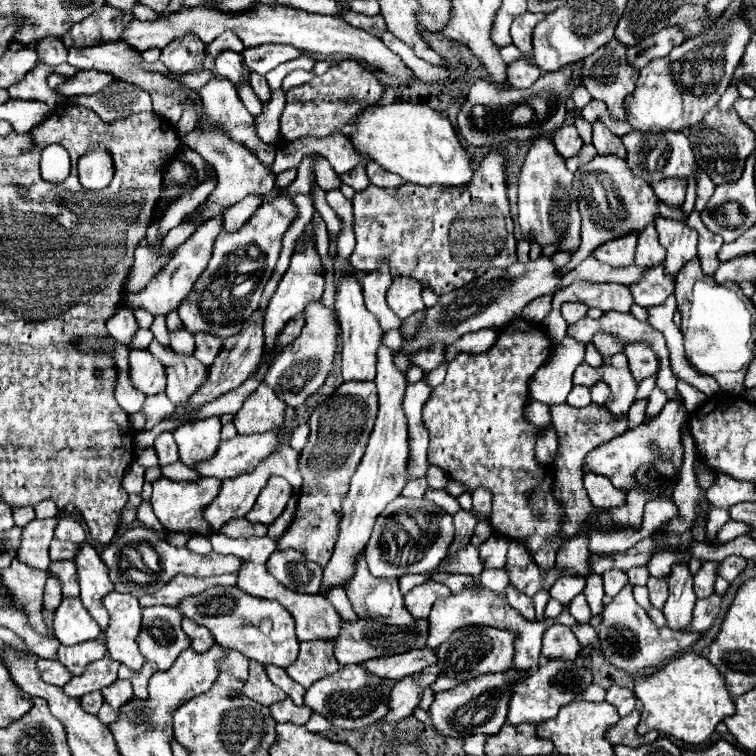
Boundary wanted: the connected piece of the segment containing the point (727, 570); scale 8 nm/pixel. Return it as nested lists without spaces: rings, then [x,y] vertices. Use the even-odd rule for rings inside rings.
[[[727,556],[723,562],[719,562],[719,568],[717,568],[717,576],[725,578],[727,582],[733,582],[739,572],[745,568],[747,560],[741,558],[741,556]]]

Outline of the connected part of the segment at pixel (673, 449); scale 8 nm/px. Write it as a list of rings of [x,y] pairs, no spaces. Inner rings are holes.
[[[673,400],[667,402],[667,406],[663,408],[663,412],[653,418],[651,422],[645,422],[633,430],[627,430],[625,434],[593,448],[587,456],[585,456],[585,472],[597,472],[601,476],[607,476],[617,488],[633,488],[637,480],[633,472],[637,466],[641,464],[653,464],[657,456],[669,458],[671,464],[677,468],[677,474],[683,468],[683,446],[681,446],[681,424],[687,420],[687,410],[685,408],[677,408],[677,404],[673,404]]]

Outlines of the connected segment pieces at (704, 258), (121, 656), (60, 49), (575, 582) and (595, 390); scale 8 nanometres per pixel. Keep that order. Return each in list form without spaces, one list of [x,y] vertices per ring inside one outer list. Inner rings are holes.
[[[693,210],[693,212],[689,214],[687,226],[699,234],[699,262],[701,262],[703,274],[713,276],[715,270],[717,270],[717,266],[719,266],[717,252],[719,252],[719,248],[723,246],[721,236],[709,232],[709,230],[705,228],[705,224],[701,224],[701,218],[699,218],[699,212],[697,212],[697,210]]]
[[[111,592],[103,600],[111,622],[105,630],[105,646],[109,656],[133,670],[139,670],[145,662],[137,648],[137,636],[141,630],[141,606],[135,596]]]
[[[47,36],[45,40],[39,40],[37,54],[39,54],[39,60],[49,66],[57,66],[57,64],[67,62],[67,48],[65,48],[63,40],[57,36]]]
[[[565,576],[561,580],[557,580],[557,584],[553,584],[551,588],[551,598],[555,598],[562,605],[569,603],[577,594],[583,592],[585,587],[585,578],[581,576]]]
[[[597,382],[591,388],[591,400],[601,406],[601,404],[605,404],[605,396],[609,396],[609,388],[605,388],[605,382]]]

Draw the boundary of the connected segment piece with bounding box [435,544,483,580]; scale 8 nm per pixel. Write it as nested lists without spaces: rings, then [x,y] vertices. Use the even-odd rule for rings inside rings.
[[[469,544],[469,548],[457,552],[457,556],[453,556],[453,560],[441,562],[435,572],[461,572],[461,574],[469,574],[477,580],[483,572],[483,564],[479,560],[479,548]]]

